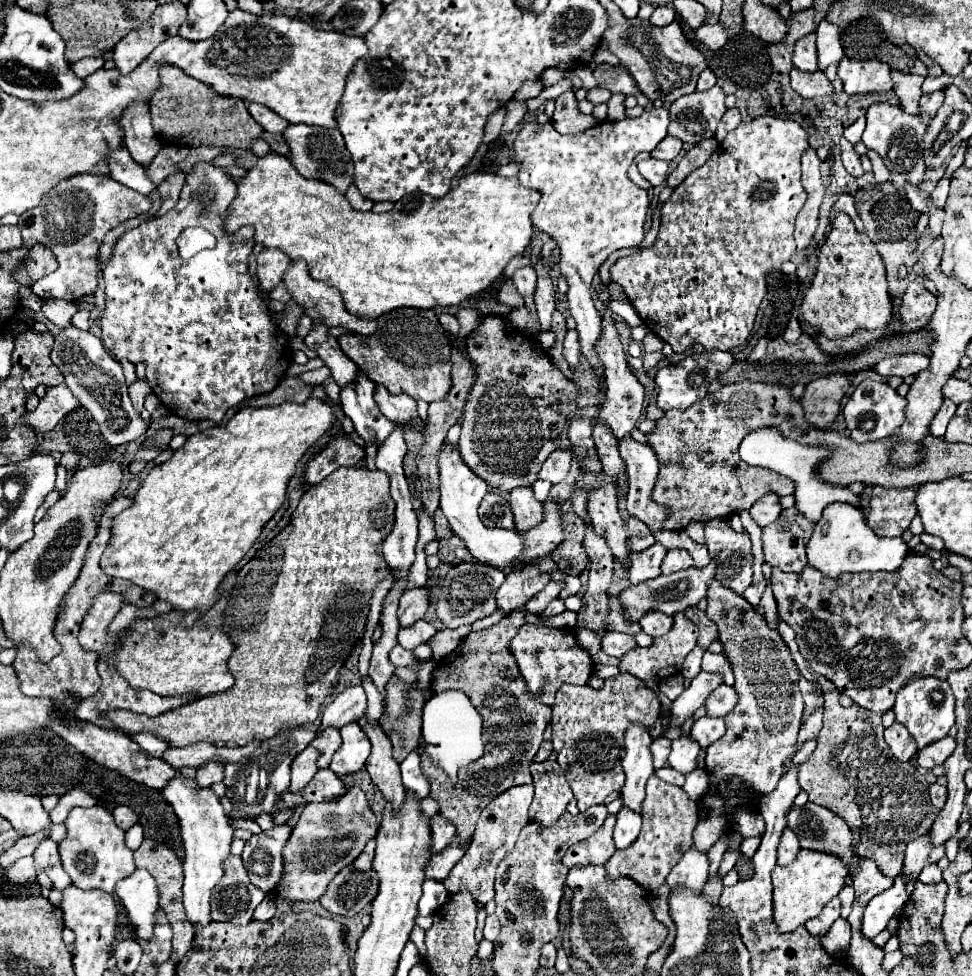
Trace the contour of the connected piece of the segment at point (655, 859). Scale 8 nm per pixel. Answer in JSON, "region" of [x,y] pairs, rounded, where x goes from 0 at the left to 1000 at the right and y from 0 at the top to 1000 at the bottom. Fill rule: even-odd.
{"region":[[[673,793],[665,805],[665,820],[660,824],[660,852],[656,861],[644,869],[634,871],[632,877],[621,885],[626,900],[646,898],[665,912],[677,912],[702,875],[712,867],[712,852],[718,842],[718,824],[708,818],[708,814],[691,803],[679,801]],[[685,824],[685,828],[683,828]]]}

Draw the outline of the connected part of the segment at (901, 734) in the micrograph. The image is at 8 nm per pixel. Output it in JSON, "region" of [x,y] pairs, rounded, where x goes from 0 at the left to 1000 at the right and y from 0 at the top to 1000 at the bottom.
{"region":[[[924,740],[918,742],[916,746],[909,748],[909,756],[918,768],[918,773],[926,779],[932,781],[942,773],[942,760],[940,756],[934,752],[934,748],[930,744],[926,744]]]}

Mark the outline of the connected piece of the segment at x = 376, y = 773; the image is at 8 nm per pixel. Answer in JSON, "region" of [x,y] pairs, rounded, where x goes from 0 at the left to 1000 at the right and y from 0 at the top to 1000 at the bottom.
{"region":[[[377,732],[370,734],[368,744],[377,750],[377,754],[383,760],[383,775],[377,783],[377,789],[383,797],[383,801],[391,807],[395,818],[403,822],[405,830],[412,828],[416,822],[416,805],[412,797],[412,783],[403,775],[403,762],[399,758],[399,752],[393,748],[391,742],[381,742]]]}

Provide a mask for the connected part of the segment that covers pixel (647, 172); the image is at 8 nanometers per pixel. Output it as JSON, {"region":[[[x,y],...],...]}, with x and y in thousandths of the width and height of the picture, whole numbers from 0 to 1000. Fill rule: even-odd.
{"region":[[[667,162],[667,164],[656,166],[656,176],[658,176],[671,191],[679,191],[679,189],[685,186],[687,166],[675,164],[675,162]]]}

